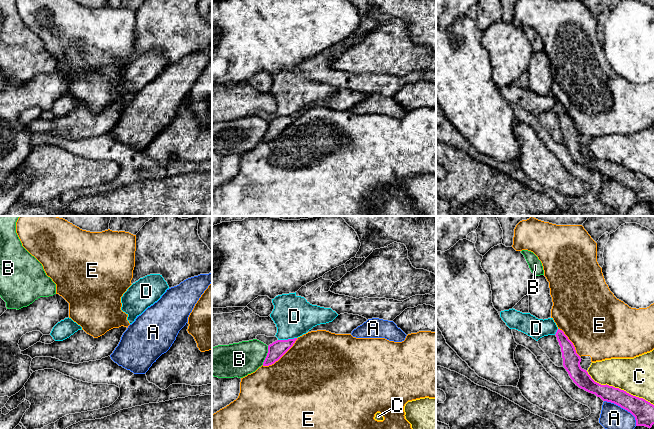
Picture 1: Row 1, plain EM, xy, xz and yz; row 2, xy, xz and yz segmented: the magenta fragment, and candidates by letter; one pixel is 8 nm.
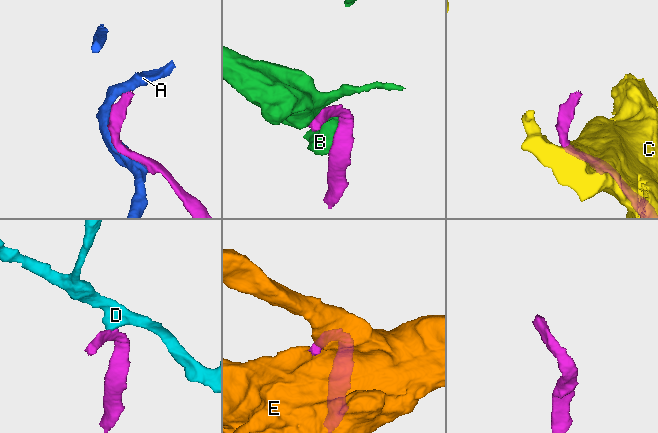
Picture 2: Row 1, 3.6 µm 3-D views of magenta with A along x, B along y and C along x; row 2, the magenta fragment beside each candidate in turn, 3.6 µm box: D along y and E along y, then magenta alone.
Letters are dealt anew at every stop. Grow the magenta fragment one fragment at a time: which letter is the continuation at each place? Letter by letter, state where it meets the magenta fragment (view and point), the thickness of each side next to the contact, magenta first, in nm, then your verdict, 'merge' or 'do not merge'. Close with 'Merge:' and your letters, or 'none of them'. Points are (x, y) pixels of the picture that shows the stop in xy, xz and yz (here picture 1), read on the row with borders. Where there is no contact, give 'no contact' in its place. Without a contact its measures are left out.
A: meets magenta in yz at (623, 408); 170 nm thick on the magenta side, 200 nm on the other; do not merge
B: meets magenta in xz at (267, 355); 140 nm thick on the magenta side, 280 nm on the other; do not merge
C: meets magenta in yz at (618, 388); 160 nm thick on the magenta side, 280 nm on the other; do not merge
D: meets magenta in xz at (288, 339); 140 nm thick on the magenta side, 320 nm on the other; do not merge
E: meets magenta in xz at (280, 357); 140 nm thick on the magenta side, 500 nm on the other; do not merge
Merge: none of them

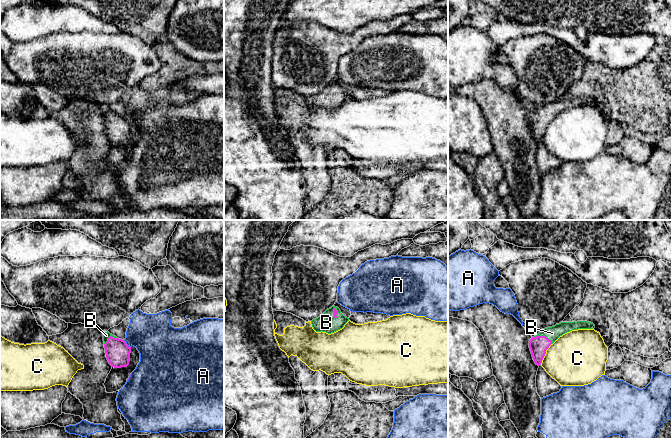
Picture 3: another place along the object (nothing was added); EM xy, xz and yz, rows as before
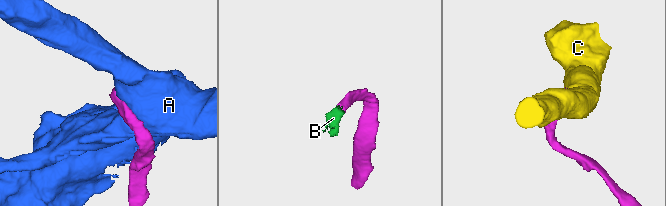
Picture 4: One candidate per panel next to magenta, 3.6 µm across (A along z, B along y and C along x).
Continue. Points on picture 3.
A: meets magenta in xy at (126, 344); 190 nm thick on the magenta side, 340 nm on the other; do not merge
B: meets magenta in yz at (544, 336); 150 nm thick on the magenta side, 110 nm on the other; merge
C: meets magenta in yz at (545, 353); 150 nm thick on the magenta side, 440 nm on the other; do not merge
Merge: B

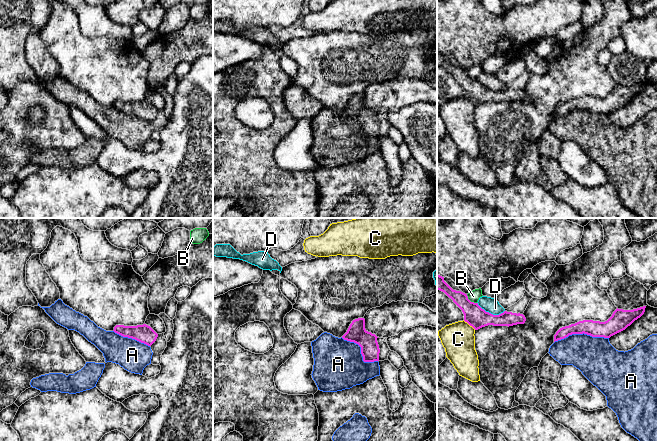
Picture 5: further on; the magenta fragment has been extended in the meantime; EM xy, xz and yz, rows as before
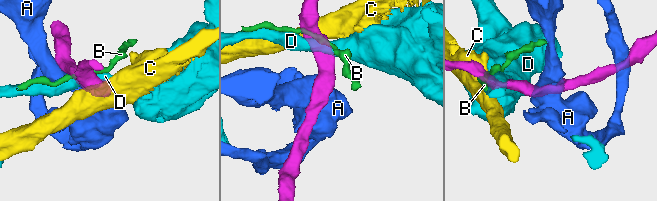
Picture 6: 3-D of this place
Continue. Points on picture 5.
A: meets magenta in yz at (581, 333); 130 nm thick on the magenta side, 320 nm on the other; merge
B: meets magenta in yz at (469, 300); 170 nm thick on the magenta side, 90 nm on the other; do not merge
C: meets magenta in yz at (469, 324); 170 nm thick on the magenta side, 260 nm on the other; do not merge
D: meets magenta in yz at (490, 313); 170 nm thick on the magenta side, 120 nm on the other; do not merge
Merge: A

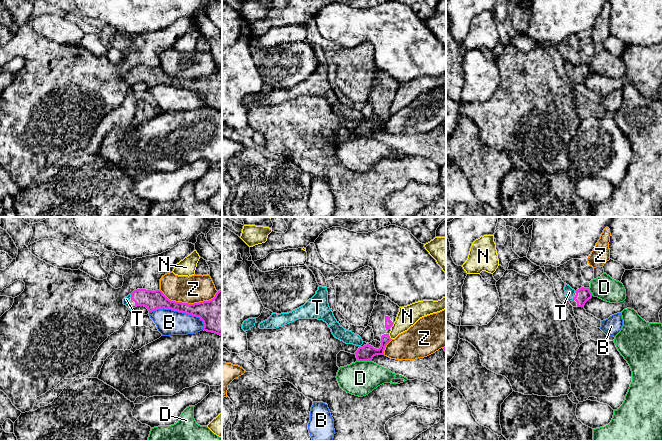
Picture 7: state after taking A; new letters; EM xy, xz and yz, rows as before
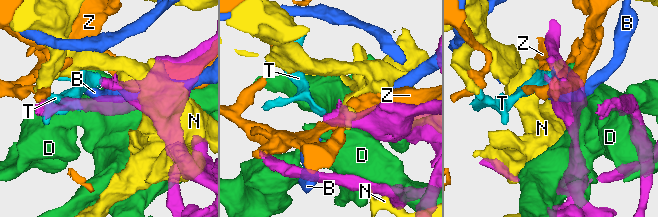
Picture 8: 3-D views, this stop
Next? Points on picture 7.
B: meets magenta in xy at (178, 311); 180 nm thick on the magenta side, 200 nm on the other; do not merge
D: meets magenta in xz at (364, 360); 130 nm thick on the magenta side, 280 nm on the other; do not merge
N: meets magenta in xz at (389, 337); 130 nm thick on the magenta side, 160 nm on the other; do not merge
T: meets magenta in yz at (573, 298); 110 nm thick on the magenta side, 80 nm on the other; merge
Z: meets magenta in xy at (189, 304); 280 nm thick on the magenta side, 220 nm on the other; do not merge
Merge: T

